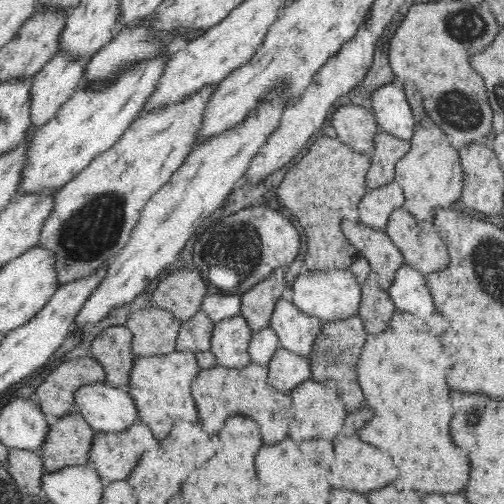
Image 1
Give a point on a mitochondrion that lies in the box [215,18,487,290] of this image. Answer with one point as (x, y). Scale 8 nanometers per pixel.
(458, 110)

